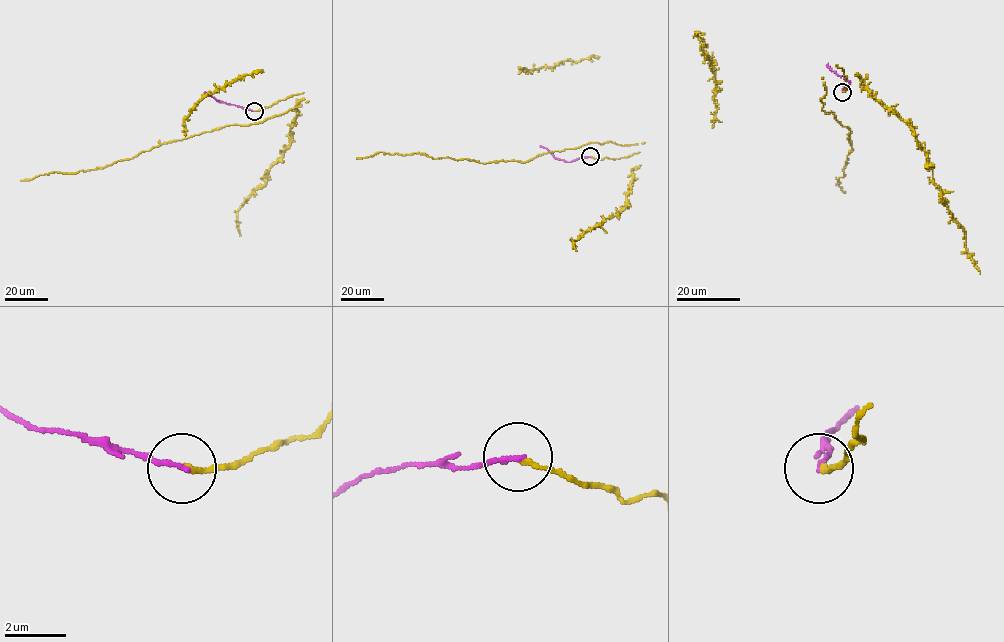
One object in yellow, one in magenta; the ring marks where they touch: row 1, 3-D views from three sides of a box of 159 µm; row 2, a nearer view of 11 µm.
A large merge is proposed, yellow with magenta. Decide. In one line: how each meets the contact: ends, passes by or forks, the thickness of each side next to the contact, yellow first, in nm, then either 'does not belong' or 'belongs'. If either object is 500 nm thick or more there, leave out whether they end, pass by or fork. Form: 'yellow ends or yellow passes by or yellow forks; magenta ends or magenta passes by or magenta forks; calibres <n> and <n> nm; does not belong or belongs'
yellow ends; magenta ends; calibres 180 and 170 nm; belongs

